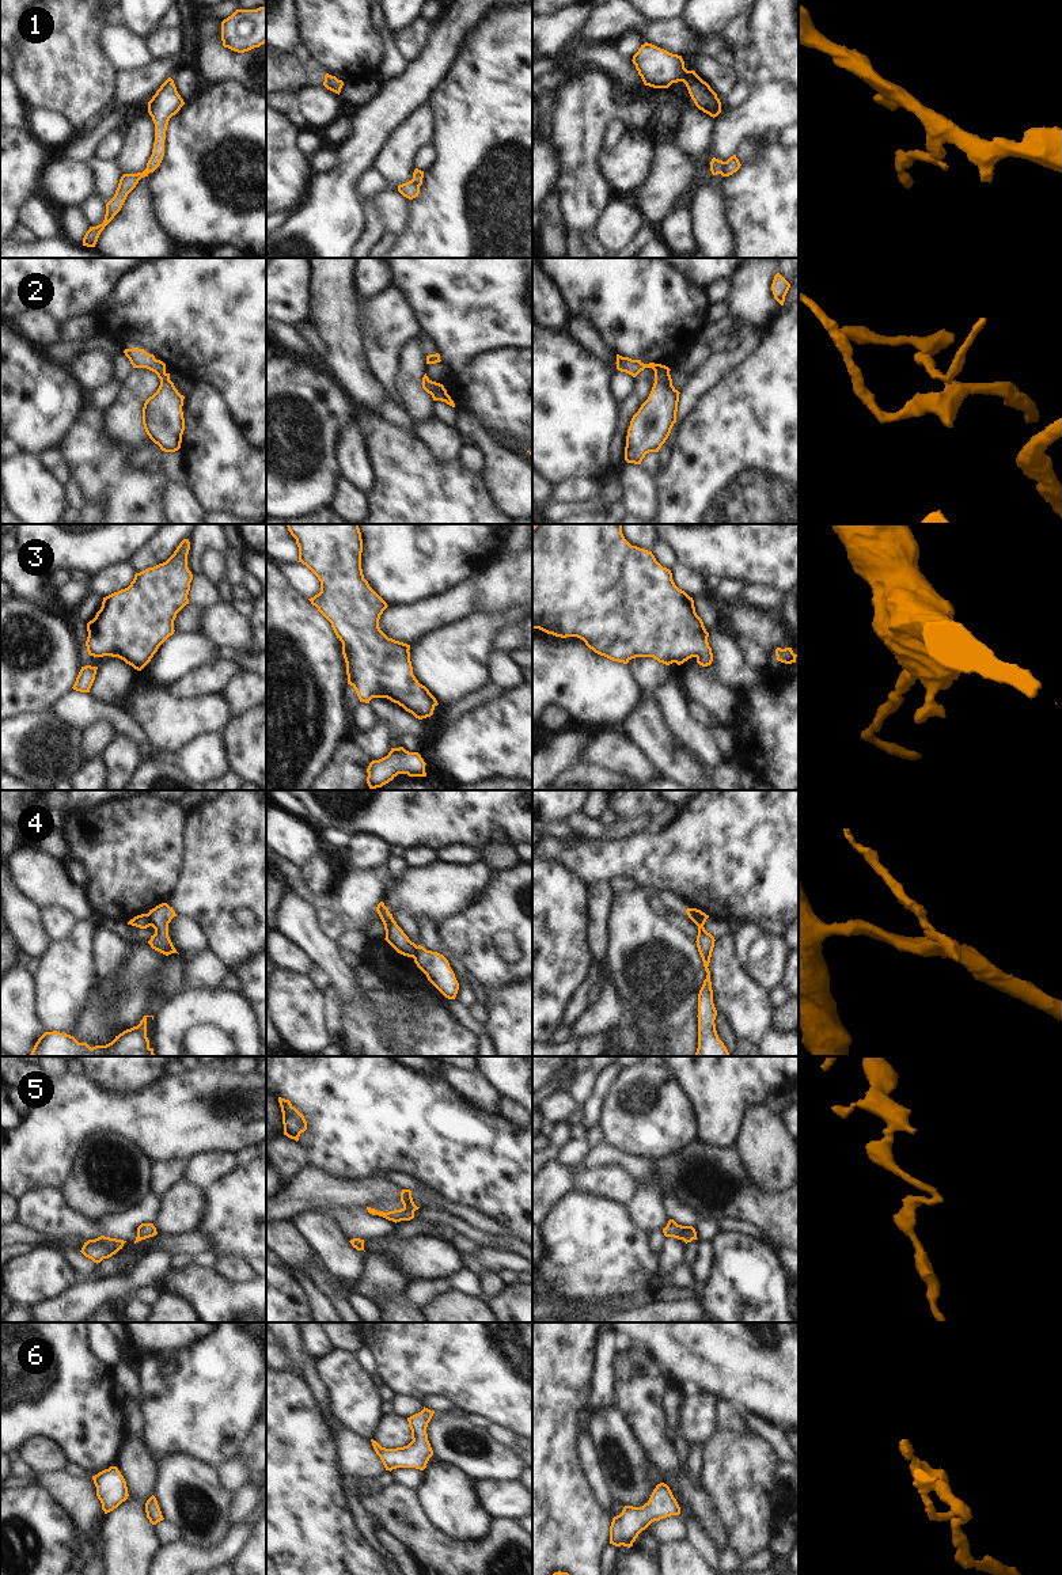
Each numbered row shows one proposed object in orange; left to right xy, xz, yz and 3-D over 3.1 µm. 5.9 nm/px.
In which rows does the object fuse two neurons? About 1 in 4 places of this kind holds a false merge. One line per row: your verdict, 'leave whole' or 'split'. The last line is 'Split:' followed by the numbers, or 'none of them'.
1: split
2: leave whole
3: leave whole
4: split
5: leave whole
6: leave whole
Split: 1, 4

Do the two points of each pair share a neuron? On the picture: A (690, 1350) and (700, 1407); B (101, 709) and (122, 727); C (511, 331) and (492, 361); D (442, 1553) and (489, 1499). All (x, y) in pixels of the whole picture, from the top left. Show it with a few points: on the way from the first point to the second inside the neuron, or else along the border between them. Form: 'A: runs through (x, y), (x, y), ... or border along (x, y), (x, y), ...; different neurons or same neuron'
A: border along (705, 1393), (719, 1401); different neurons
B: runs through (106, 712), (117, 721); same neuron
C: border along (518, 348), (490, 349), (470, 360); different neurons
D: border along (490, 1517), (516, 1520); different neurons

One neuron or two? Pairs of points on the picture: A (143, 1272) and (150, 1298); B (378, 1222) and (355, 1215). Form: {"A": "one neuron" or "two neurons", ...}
{"A": "two neurons", "B": "one neuron"}

